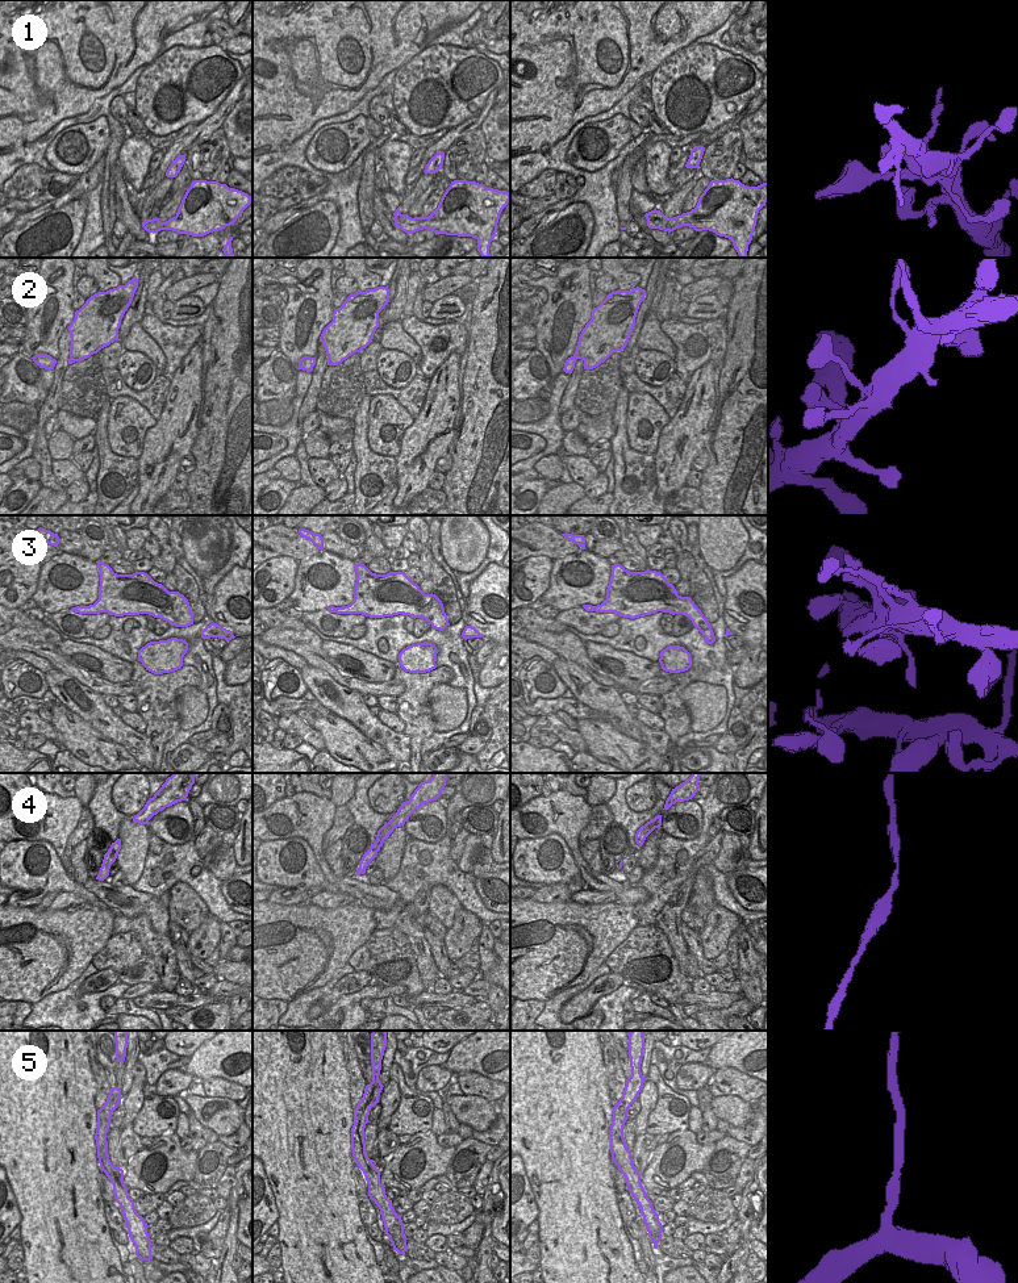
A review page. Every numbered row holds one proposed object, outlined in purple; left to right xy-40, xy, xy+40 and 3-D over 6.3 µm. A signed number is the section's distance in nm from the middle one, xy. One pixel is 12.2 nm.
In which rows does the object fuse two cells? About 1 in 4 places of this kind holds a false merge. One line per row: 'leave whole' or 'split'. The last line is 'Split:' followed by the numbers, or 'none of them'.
1: split
2: leave whole
3: leave whole
4: leave whole
5: leave whole
Split: 1

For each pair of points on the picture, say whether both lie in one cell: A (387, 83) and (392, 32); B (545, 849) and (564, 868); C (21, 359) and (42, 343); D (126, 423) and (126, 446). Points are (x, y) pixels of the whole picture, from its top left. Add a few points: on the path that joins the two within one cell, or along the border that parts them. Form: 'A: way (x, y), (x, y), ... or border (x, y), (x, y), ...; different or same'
A: border (396, 69), (389, 71), (374, 88), (364, 93); different
B: way (550, 855), (559, 864); same
C: border (21, 350), (30, 358); different
D: way (126, 429), (126, 441); same

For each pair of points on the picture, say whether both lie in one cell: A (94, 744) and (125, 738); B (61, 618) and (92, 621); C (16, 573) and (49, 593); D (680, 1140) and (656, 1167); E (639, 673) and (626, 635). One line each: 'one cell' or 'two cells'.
A: two cells
B: one cell
C: two cells
D: one cell
E: two cells

